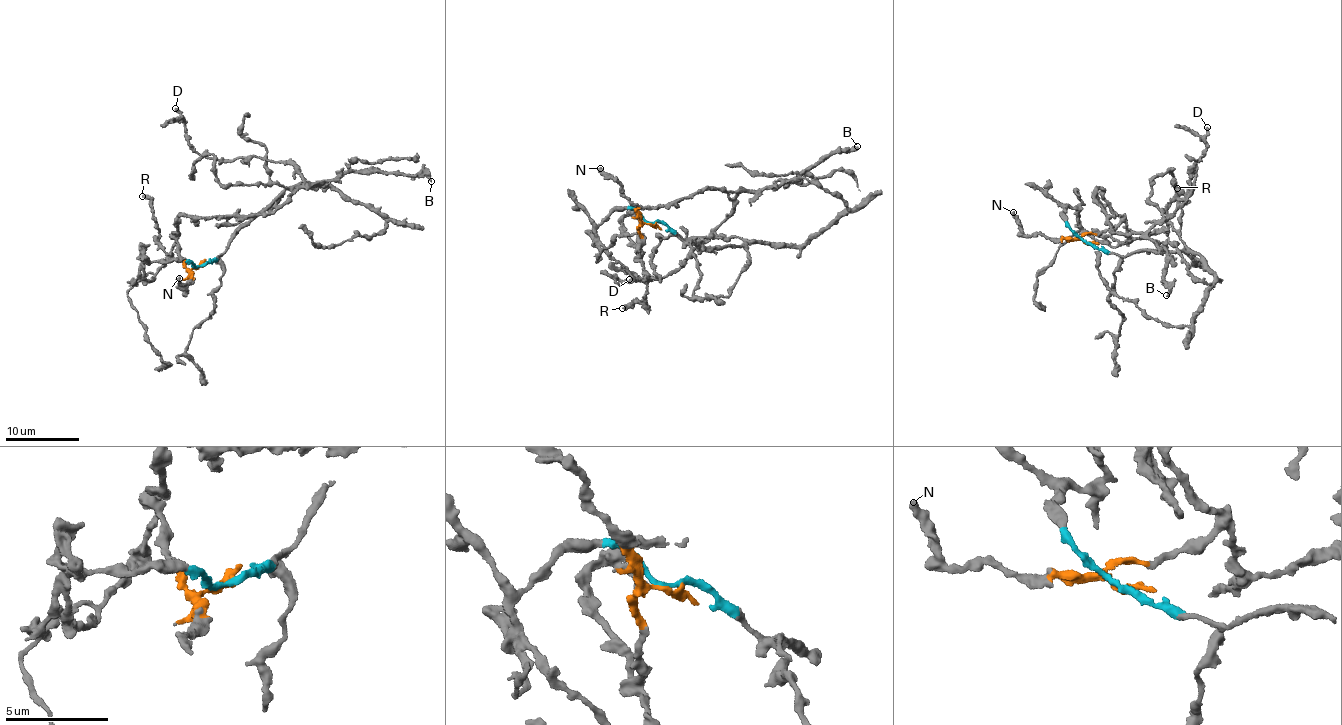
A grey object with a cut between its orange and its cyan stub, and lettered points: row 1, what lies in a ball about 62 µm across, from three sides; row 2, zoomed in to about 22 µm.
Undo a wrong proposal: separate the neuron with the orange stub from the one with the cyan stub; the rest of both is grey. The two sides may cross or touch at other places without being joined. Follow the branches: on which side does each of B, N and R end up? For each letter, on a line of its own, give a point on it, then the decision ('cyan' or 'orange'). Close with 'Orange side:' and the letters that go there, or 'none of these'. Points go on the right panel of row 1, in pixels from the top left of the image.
B: (1166, 295) | orange
N: (1013, 212) | orange
R: (1177, 188) | orange
Orange side: B, N, R

